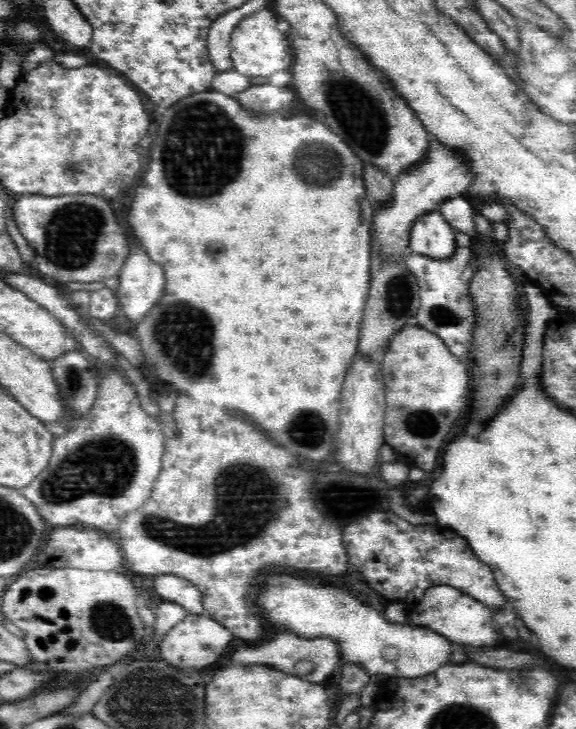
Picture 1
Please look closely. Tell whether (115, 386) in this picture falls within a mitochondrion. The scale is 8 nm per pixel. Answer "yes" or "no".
no

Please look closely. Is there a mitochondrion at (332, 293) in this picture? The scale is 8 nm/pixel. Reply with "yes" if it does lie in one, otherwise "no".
no

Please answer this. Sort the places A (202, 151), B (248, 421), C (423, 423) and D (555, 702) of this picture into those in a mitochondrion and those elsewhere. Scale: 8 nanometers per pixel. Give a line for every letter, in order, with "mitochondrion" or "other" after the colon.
A: mitochondrion
B: other
C: mitochondrion
D: other

